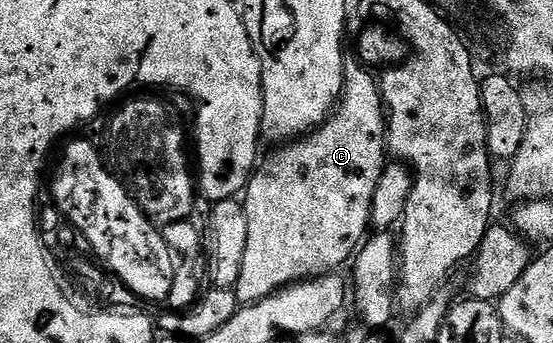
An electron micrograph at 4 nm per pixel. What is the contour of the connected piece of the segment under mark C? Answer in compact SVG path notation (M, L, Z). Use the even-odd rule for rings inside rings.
M362 65L354 66L344 66L343 97L331 118L310 135L276 146L275 152L256 166L247 183L241 202L249 221L249 241L245 261L241 261L241 277L233 288L240 304L256 303L292 283L334 272L358 252L368 234L373 193L389 162L387 117L375 76Z

